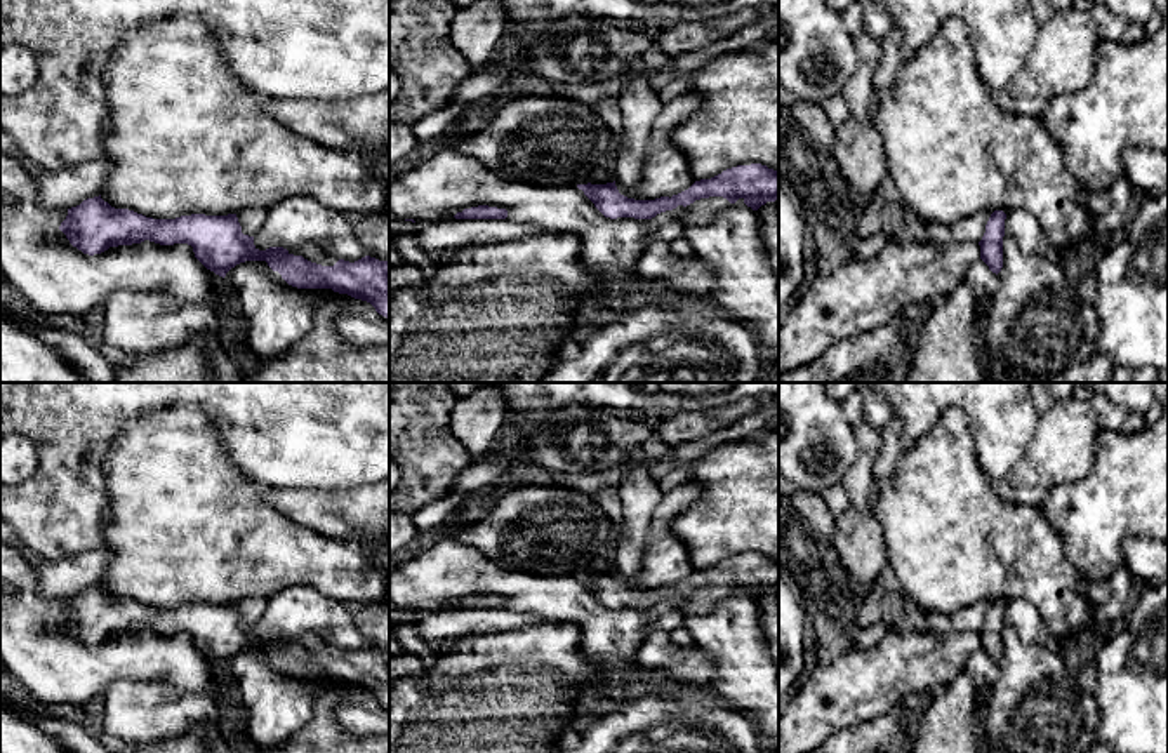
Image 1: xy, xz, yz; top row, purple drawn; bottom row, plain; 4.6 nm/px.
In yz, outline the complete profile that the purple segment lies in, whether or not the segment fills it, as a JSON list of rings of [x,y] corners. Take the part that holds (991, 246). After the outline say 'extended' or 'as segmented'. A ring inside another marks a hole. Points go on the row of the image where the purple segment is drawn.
[[[994,210],[986,224],[986,233],[979,242],[980,259],[996,275],[1003,268],[1005,219],[1006,219],[1006,214],[1003,210]]]; as segmented

